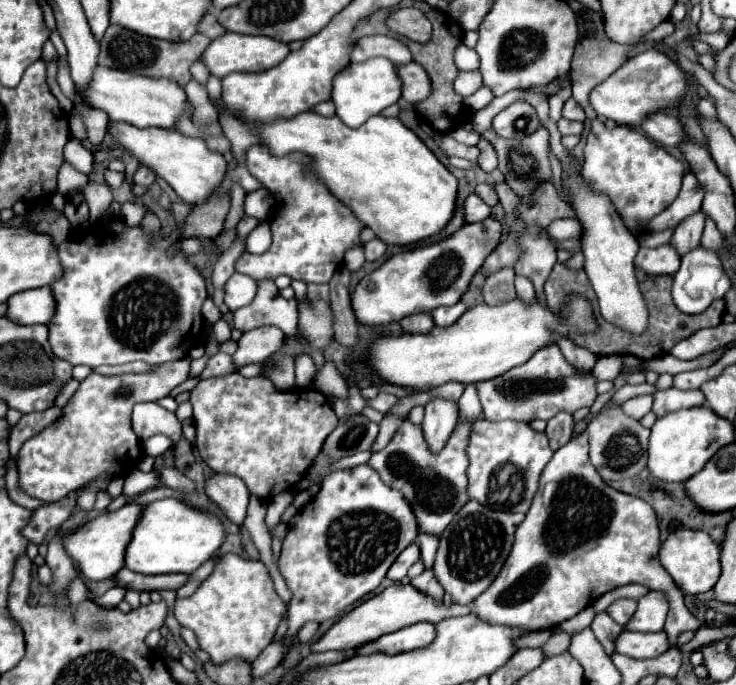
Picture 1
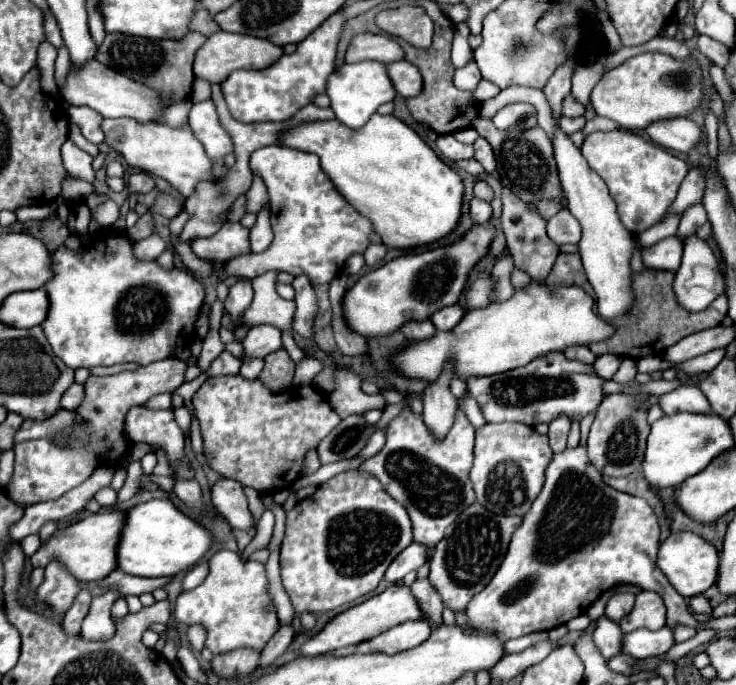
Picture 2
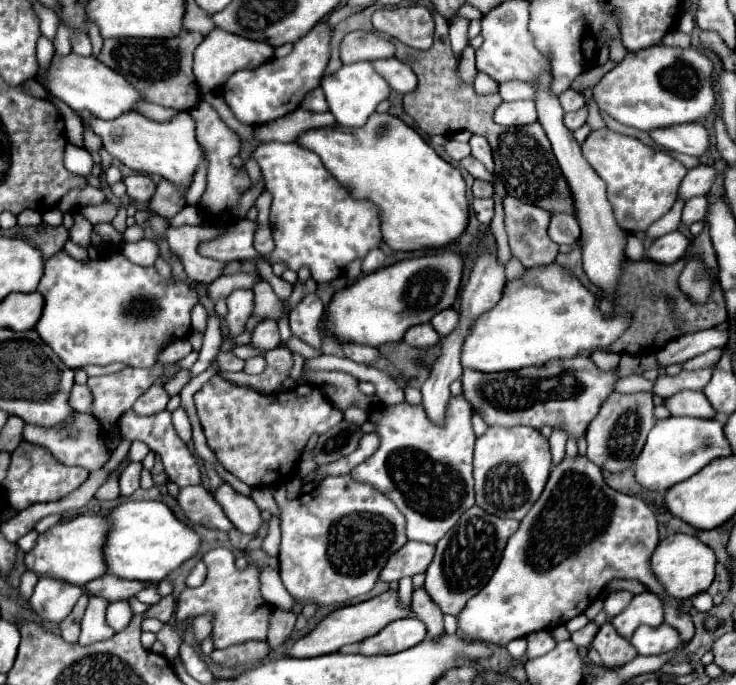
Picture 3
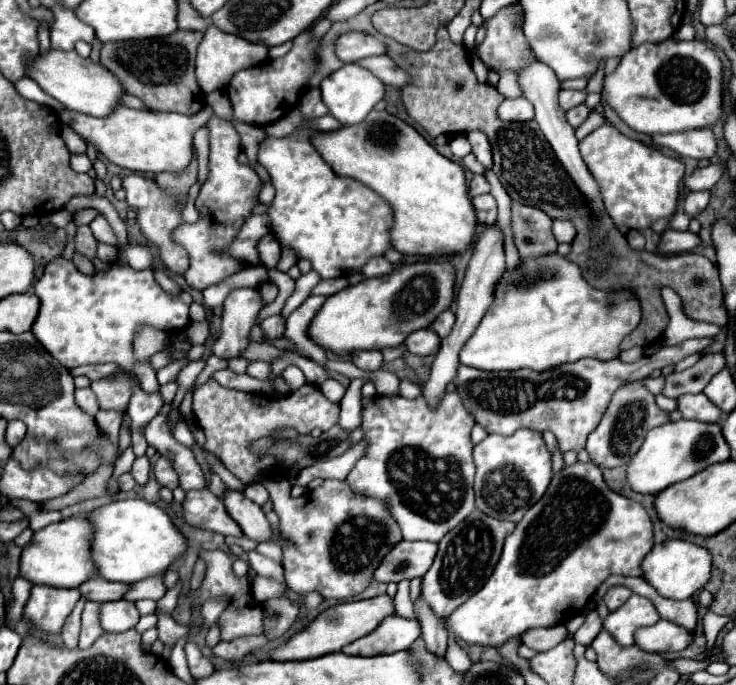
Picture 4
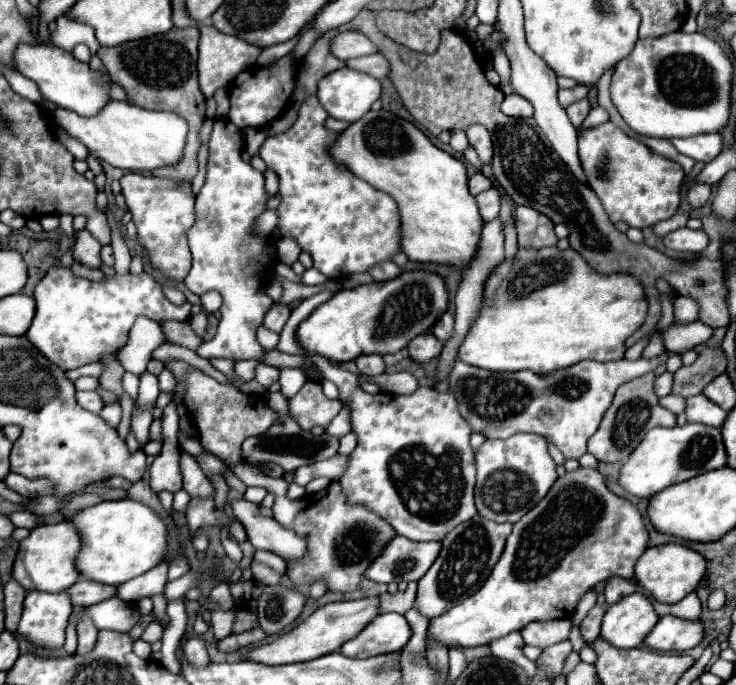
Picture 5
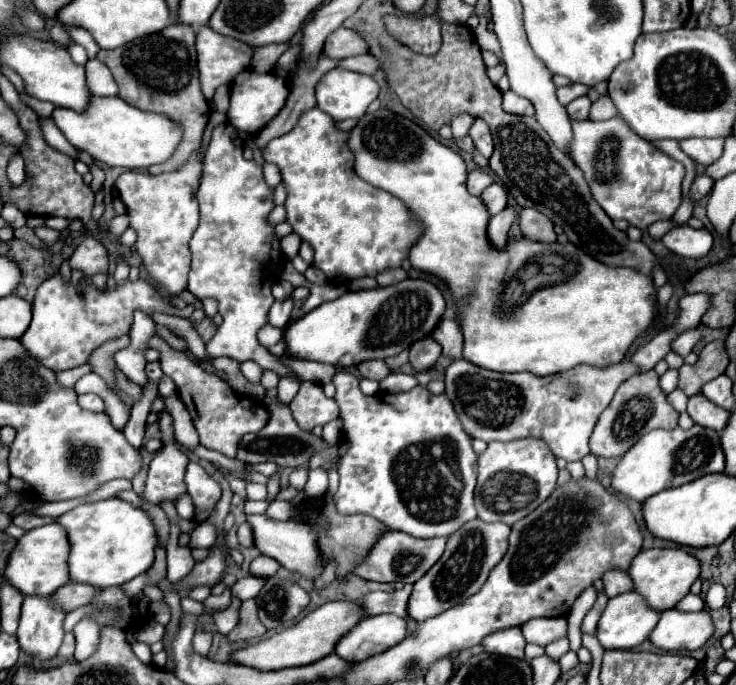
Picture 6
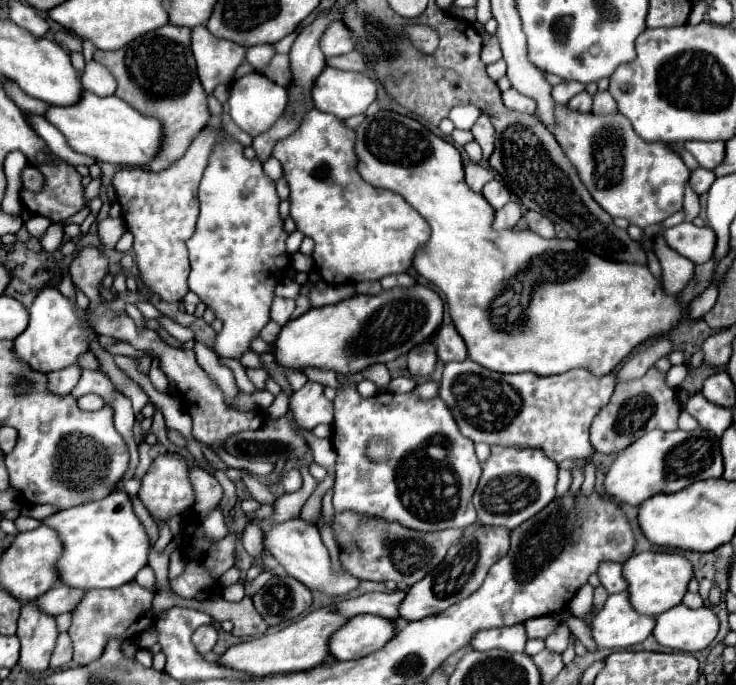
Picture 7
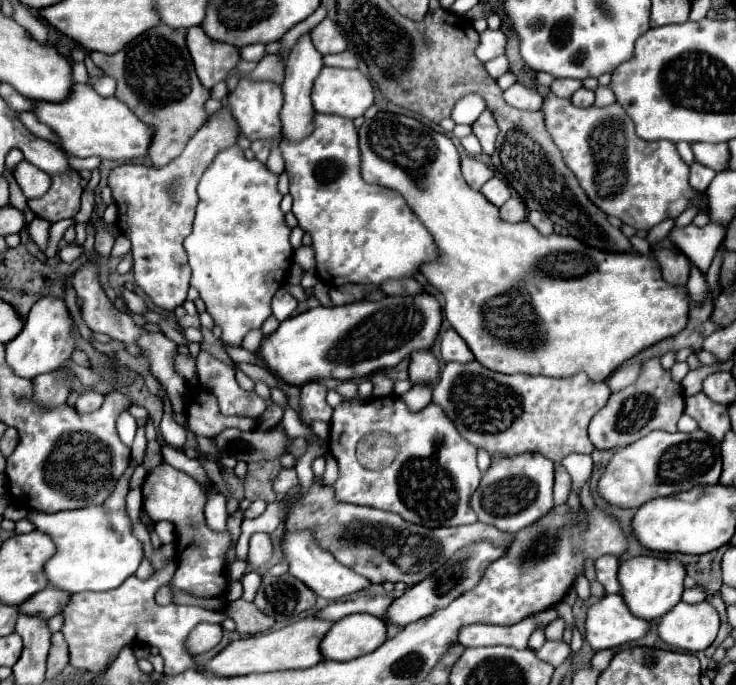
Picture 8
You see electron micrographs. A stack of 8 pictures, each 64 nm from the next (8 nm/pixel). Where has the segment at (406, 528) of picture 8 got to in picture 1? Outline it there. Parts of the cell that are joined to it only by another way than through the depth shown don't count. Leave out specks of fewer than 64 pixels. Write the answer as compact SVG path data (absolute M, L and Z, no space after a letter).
M410 544L410 546L408 546L408 548L394 560L394 564L390 566L390 570L388 570L388 578L394 580L394 582L402 580L402 578L406 576L408 568L410 568L418 558L420 558L420 548L418 548L418 544Z

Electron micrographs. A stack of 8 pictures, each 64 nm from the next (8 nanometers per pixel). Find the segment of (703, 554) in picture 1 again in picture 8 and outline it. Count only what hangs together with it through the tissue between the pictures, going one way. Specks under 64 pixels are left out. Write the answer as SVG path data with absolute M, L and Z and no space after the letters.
M636 556L624 560L618 570L618 580L622 584L622 598L632 614L644 620L656 620L664 616L672 606L676 606L684 592L686 566L676 558L654 558L654 556Z

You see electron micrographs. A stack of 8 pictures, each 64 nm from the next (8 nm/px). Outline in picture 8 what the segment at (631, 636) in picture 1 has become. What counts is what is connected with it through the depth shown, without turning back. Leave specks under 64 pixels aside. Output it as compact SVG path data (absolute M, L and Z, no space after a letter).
M678 602L658 620L660 640L688 652L706 650L714 642L718 628L720 616L708 602Z

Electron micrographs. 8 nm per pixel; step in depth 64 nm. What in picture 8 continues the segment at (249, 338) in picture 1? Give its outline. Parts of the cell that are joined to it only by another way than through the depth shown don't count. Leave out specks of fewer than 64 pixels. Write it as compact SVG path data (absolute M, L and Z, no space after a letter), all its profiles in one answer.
M280 288L272 300L272 314L278 322L284 322L286 318L290 318L290 314L296 308L296 300L286 292L286 288Z

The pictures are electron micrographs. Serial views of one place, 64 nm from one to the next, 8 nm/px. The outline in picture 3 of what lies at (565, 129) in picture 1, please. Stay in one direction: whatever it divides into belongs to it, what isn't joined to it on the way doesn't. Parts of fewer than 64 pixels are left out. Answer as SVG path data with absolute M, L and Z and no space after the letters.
M582 108L582 110L578 110L578 112L564 114L564 124L566 124L566 128L568 128L570 132L574 132L574 130L578 130L580 126L584 126L586 116L588 116L588 110L586 110L586 108Z

